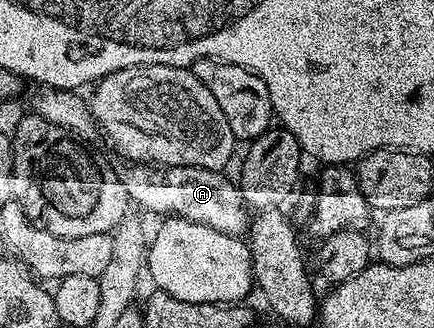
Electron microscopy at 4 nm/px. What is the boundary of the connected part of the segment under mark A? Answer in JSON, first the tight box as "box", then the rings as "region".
{"box":[116,161,251,238],"region":[[[126,161],[116,167],[123,188],[127,188],[130,203],[142,206],[153,214],[191,220],[215,228],[232,238],[248,235],[251,214],[243,205],[241,187],[221,170],[208,170],[202,166],[159,167],[144,162]]]}

